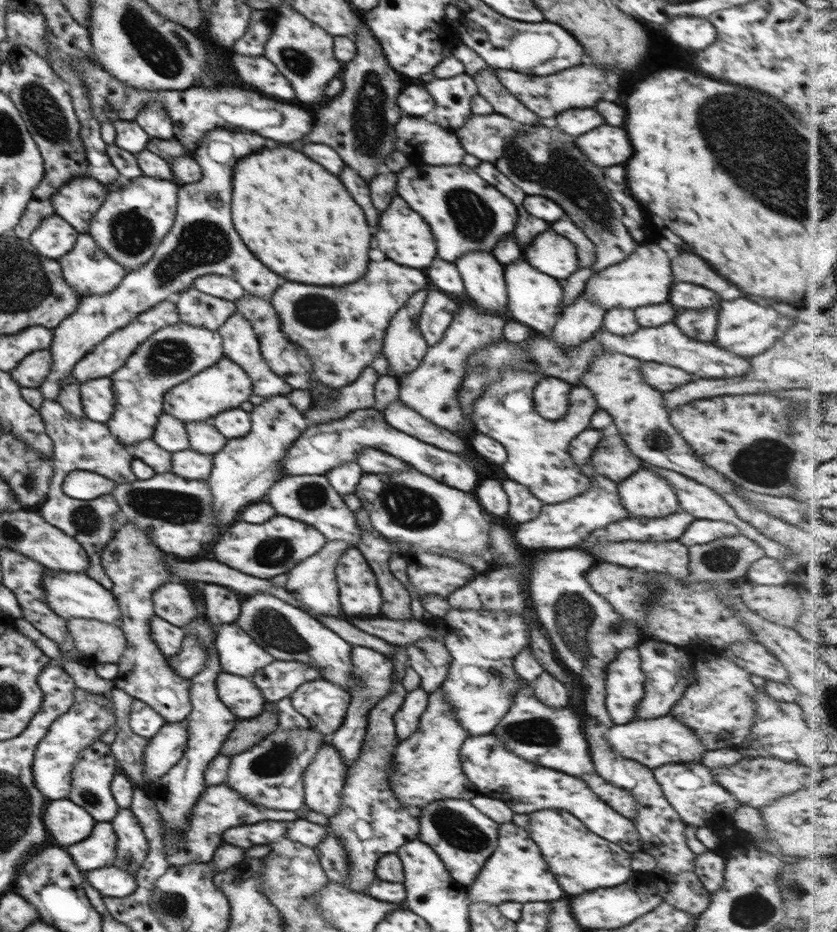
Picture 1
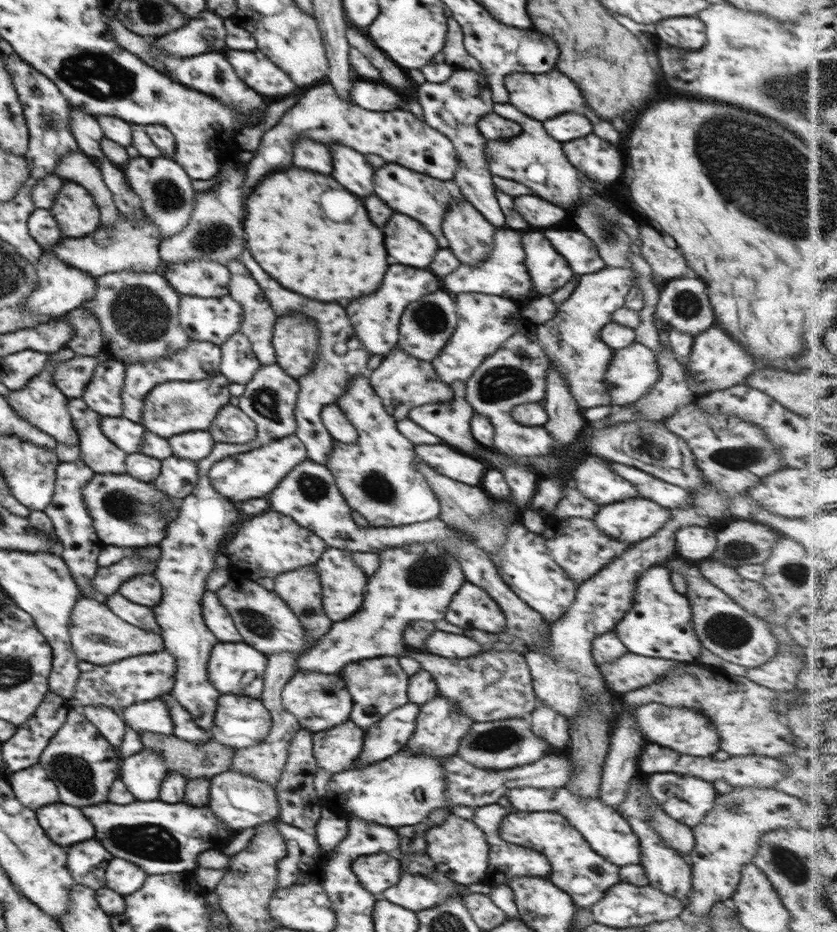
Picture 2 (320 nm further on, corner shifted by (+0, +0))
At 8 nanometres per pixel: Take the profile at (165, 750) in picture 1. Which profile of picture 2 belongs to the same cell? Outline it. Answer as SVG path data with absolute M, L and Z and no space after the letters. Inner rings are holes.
M143 748L122 759L119 769L120 781L136 801L159 800L161 784L169 773L165 760L157 752Z

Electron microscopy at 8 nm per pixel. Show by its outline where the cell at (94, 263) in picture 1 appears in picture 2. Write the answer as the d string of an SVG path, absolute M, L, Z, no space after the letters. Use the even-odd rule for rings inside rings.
M44 252L36 263L35 269L38 275L38 286L31 292L32 296L28 296L28 302L23 305L31 314L56 318L79 308L88 300L92 300L96 294L98 277L66 264L58 256Z

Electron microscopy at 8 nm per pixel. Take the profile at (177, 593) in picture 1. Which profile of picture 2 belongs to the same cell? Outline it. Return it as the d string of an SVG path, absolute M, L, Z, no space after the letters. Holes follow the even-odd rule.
M150 574L136 576L128 582L123 582L117 592L136 604L150 608L162 600L161 584L158 584L158 579Z

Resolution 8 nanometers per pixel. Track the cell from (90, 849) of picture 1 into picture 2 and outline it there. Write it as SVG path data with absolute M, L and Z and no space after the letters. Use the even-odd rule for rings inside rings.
M95 838L72 844L66 849L67 869L75 882L96 891L104 888L106 866L113 860L110 851Z

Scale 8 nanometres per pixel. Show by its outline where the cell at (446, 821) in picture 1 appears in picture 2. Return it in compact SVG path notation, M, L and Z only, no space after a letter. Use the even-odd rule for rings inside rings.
M449 814L442 823L425 830L426 853L435 864L435 870L446 875L446 878L463 886L476 884L485 876L489 867L489 844L484 832L473 820Z

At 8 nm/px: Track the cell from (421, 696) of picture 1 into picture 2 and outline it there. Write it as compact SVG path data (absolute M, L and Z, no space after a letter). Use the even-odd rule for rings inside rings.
M408 702L391 710L367 728L362 750L351 764L351 769L362 769L369 763L380 762L403 750L416 730L419 712L419 704Z

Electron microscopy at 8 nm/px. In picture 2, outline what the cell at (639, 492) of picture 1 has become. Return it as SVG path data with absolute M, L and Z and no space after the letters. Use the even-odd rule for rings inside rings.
M636 497L600 507L594 525L604 535L629 544L639 544L668 524L670 510L657 502Z

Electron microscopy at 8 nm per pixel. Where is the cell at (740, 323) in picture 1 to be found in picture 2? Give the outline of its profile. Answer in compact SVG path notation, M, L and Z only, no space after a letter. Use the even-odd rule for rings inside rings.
M714 326L694 337L687 367L696 384L704 386L703 395L743 384L754 370L754 362L738 342L734 342L724 330Z

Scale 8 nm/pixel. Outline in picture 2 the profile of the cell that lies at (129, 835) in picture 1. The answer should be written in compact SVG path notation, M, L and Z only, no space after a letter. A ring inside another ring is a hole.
M113 857L105 870L105 886L122 895L136 892L146 880L147 874L137 864Z

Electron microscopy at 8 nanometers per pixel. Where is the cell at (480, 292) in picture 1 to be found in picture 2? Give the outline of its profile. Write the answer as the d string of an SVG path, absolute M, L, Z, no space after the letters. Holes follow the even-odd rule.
M454 201L447 210L442 223L443 236L449 242L450 250L462 265L476 266L484 260L494 248L494 226L476 210L468 201Z

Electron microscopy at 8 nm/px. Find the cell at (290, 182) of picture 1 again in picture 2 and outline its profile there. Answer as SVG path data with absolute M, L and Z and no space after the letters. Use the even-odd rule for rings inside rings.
M302 168L274 172L254 188L252 196L246 200L245 208L248 212L248 216L243 219L246 244L250 246L249 250L256 262L284 288L320 302L338 302L344 298L354 300L368 296L380 288L382 278L388 270L384 234L370 222L362 200L344 190L334 178ZM328 204L334 204L334 208L338 208L338 216L328 216ZM344 204L350 206L346 212Z

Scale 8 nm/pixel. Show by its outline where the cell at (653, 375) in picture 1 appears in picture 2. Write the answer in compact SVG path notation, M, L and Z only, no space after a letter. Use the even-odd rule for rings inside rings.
M634 341L626 348L616 349L605 370L611 404L620 408L635 403L652 390L660 373L651 348Z

